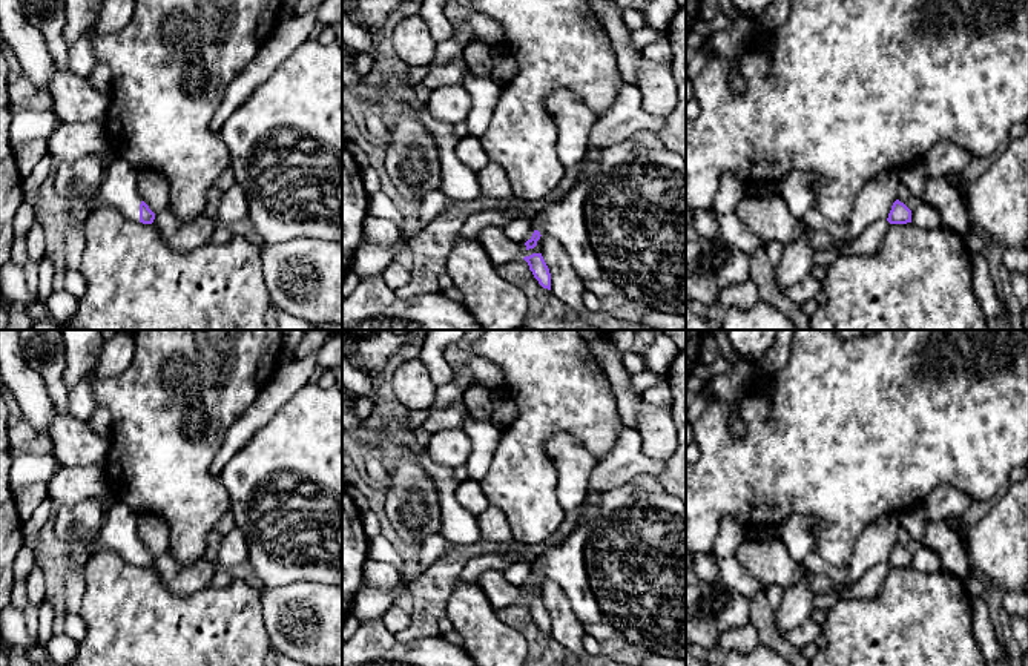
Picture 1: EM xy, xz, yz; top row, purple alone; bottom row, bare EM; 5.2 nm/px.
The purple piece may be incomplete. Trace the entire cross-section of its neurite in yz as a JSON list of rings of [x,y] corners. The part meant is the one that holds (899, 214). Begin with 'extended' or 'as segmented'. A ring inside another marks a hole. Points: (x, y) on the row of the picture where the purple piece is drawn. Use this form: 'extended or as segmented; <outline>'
as segmented; [[[896,199],[891,206],[891,210],[888,213],[887,221],[890,224],[907,224],[911,223],[911,210],[901,203],[899,199]]]

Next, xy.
extended; [[[115,157],[104,169],[98,195],[87,201],[89,207],[114,207],[130,221],[152,224],[155,213],[141,199],[137,181],[138,172],[126,160]]]

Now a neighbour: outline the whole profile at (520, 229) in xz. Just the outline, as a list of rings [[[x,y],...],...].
[[[516,216],[502,227],[502,232],[506,235],[506,238],[514,242],[526,242],[531,239],[534,230],[534,224],[525,216]]]

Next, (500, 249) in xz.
[[[486,226],[477,235],[477,242],[488,252],[496,267],[525,258],[525,242],[514,242],[506,238],[499,226]]]

